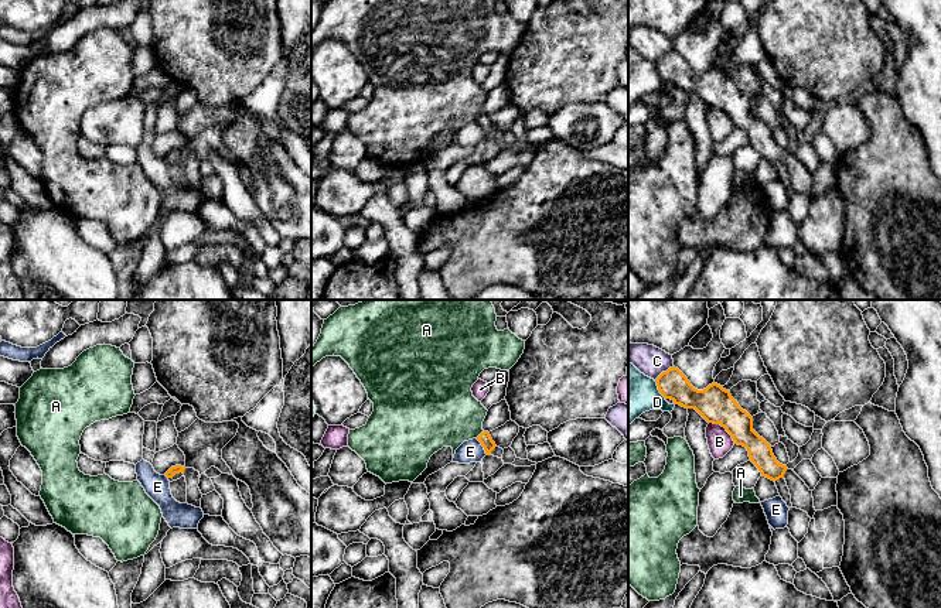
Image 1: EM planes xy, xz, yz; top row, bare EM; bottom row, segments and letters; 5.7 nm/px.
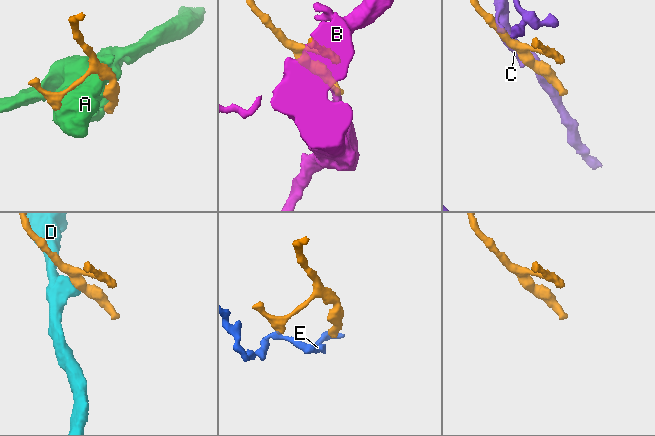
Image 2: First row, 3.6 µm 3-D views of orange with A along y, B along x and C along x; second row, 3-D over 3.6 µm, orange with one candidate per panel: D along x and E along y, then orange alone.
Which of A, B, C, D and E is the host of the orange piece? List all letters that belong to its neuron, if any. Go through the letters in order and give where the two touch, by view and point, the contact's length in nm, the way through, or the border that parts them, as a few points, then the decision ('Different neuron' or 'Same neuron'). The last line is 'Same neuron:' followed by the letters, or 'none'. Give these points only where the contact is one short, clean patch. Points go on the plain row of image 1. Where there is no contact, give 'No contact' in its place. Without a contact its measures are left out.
A: Touches orange at xz (481, 116). Shared border 70 nm. Different neuron
B: Touches orange at yz (725, 110). Shared border 200 nm. Different neuron
C: Touches orange at yz (662, 55). Shared border 140 nm. Different neuron
D: Touches orange at yz (658, 72). Shared border 120 nm. Boundary: yz (654, 64), (665, 81). Different neuron
E: Touches orange at xz (483, 129). Shared border 120 nm. Boundary: xz (476, 122), (487, 137). Different neuron
Same neuron: none

